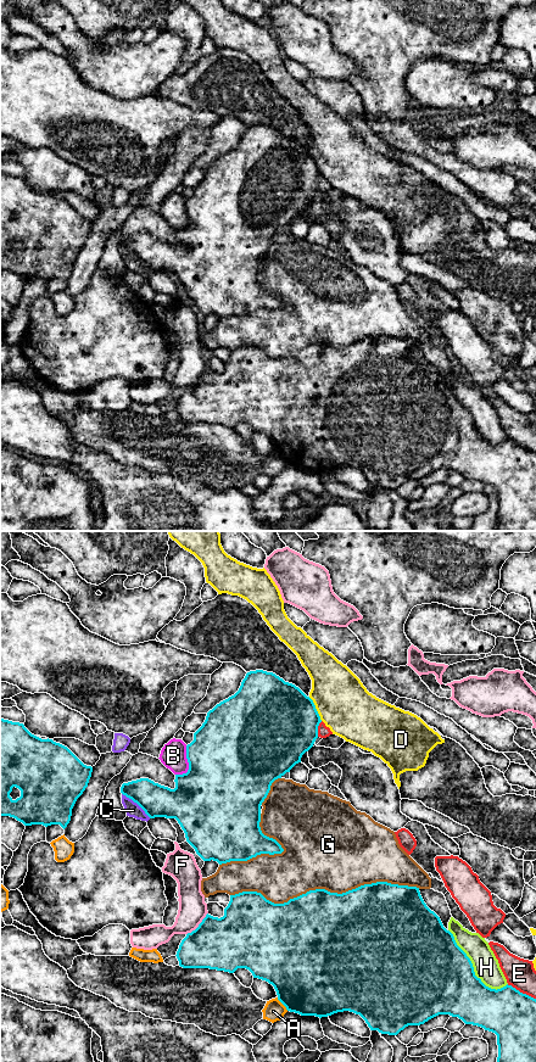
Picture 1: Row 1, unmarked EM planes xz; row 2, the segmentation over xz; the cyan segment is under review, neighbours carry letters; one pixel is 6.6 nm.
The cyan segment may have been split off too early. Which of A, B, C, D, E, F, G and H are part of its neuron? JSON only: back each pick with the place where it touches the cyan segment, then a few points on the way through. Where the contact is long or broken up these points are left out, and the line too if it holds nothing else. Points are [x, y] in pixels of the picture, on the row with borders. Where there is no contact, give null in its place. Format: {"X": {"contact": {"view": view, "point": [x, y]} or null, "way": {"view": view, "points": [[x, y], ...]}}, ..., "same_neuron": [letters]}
{"E": {"contact": {"view": "xz", "point": [521, 993]}}, "same_neuron": ["E"]}

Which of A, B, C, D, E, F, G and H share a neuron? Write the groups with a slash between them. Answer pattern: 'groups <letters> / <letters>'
groups A / B / C / D / E / F / G / H

